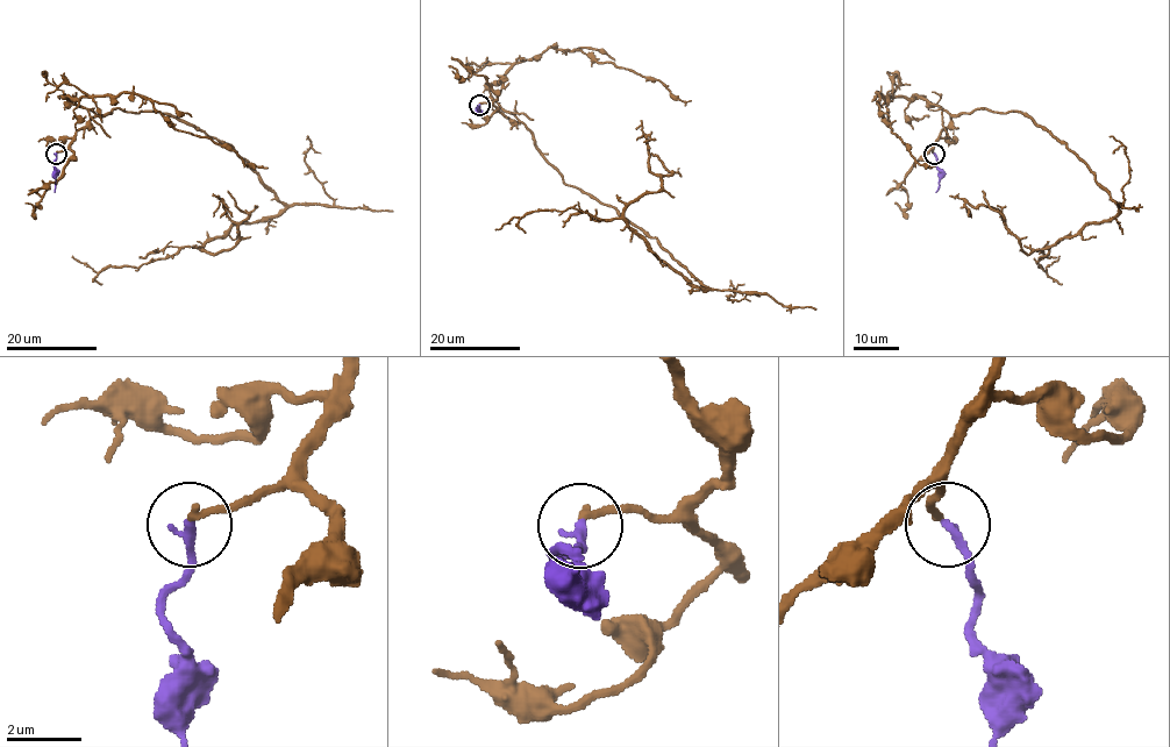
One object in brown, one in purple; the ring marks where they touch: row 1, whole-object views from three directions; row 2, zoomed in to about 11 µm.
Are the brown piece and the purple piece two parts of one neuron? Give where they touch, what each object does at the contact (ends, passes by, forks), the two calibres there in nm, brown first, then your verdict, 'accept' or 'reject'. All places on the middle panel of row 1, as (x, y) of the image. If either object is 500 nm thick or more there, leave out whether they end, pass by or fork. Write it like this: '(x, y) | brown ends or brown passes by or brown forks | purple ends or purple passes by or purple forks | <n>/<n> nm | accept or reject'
(479, 105) | brown ends | purple ends | 190/240 nm | accept

